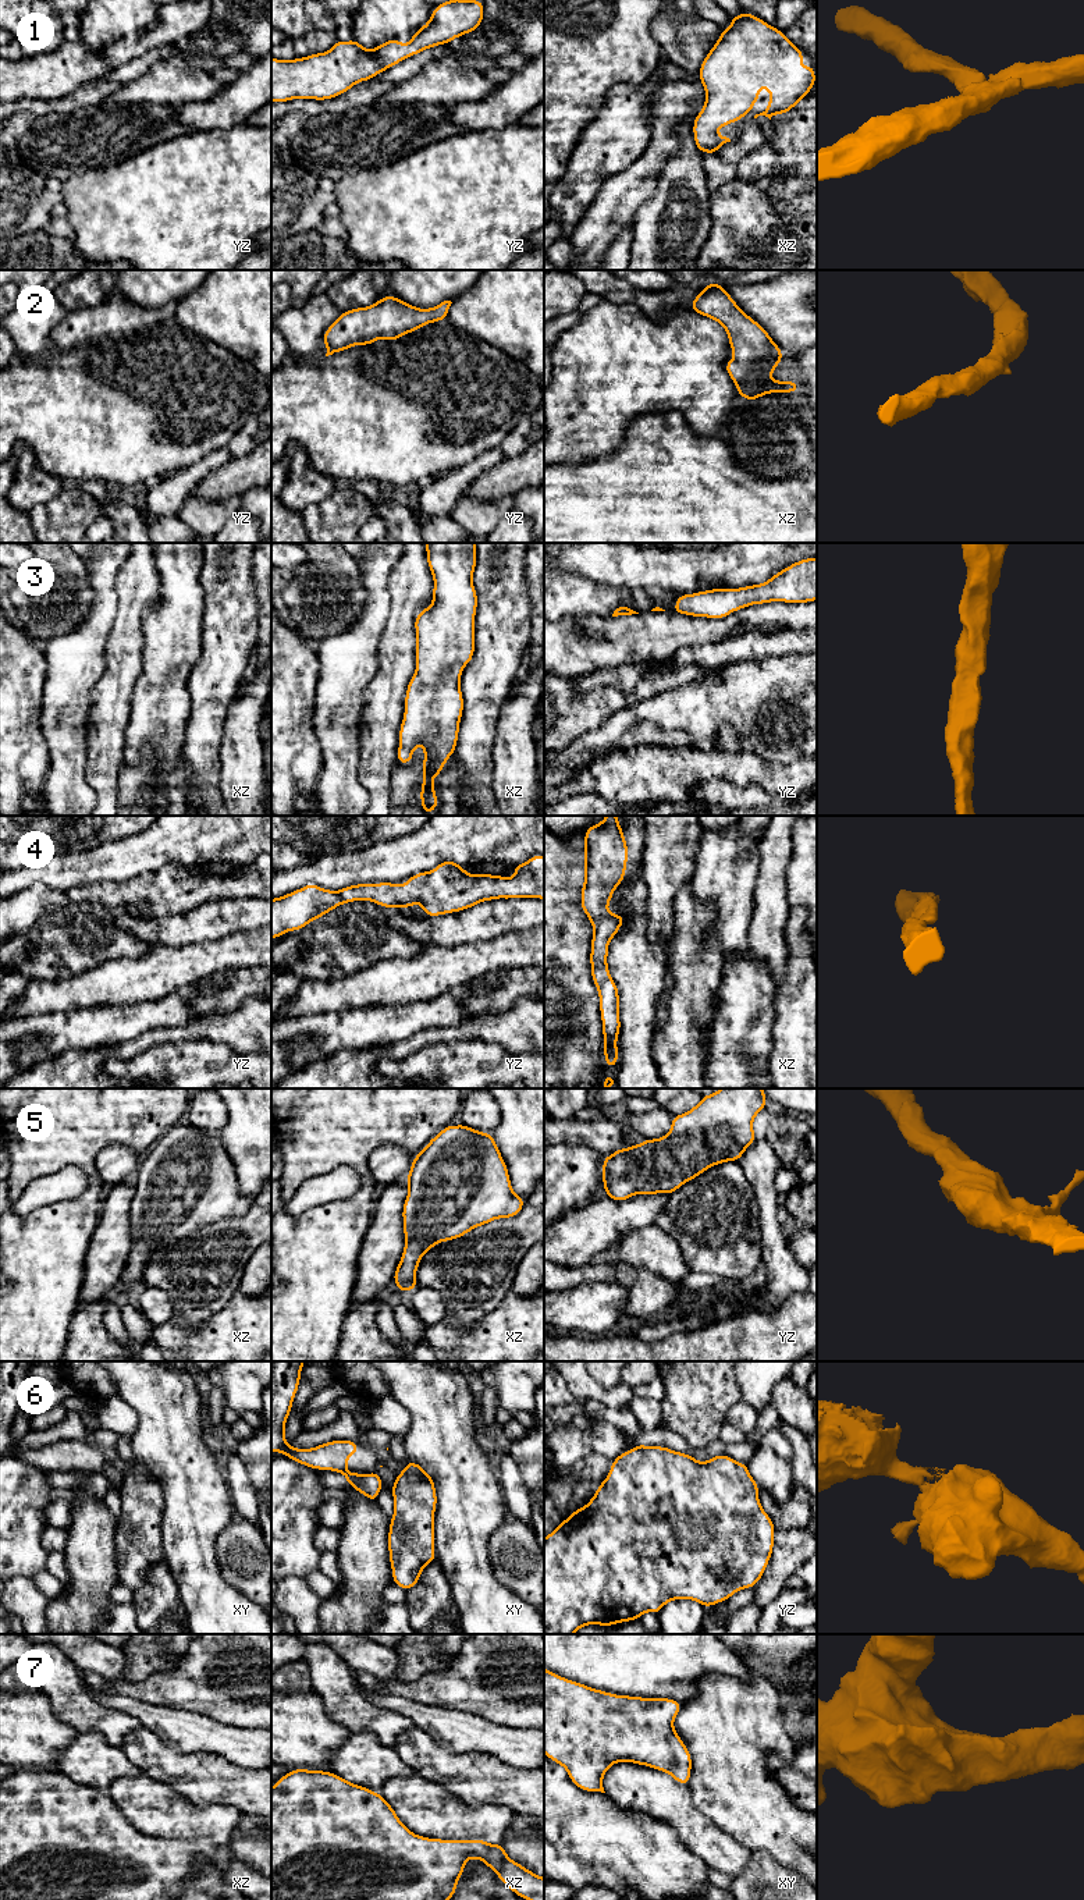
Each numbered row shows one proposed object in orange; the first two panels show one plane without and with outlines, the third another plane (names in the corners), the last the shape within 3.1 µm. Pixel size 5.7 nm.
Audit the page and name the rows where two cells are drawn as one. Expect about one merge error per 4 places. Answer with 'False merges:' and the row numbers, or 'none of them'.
False merges: 6

